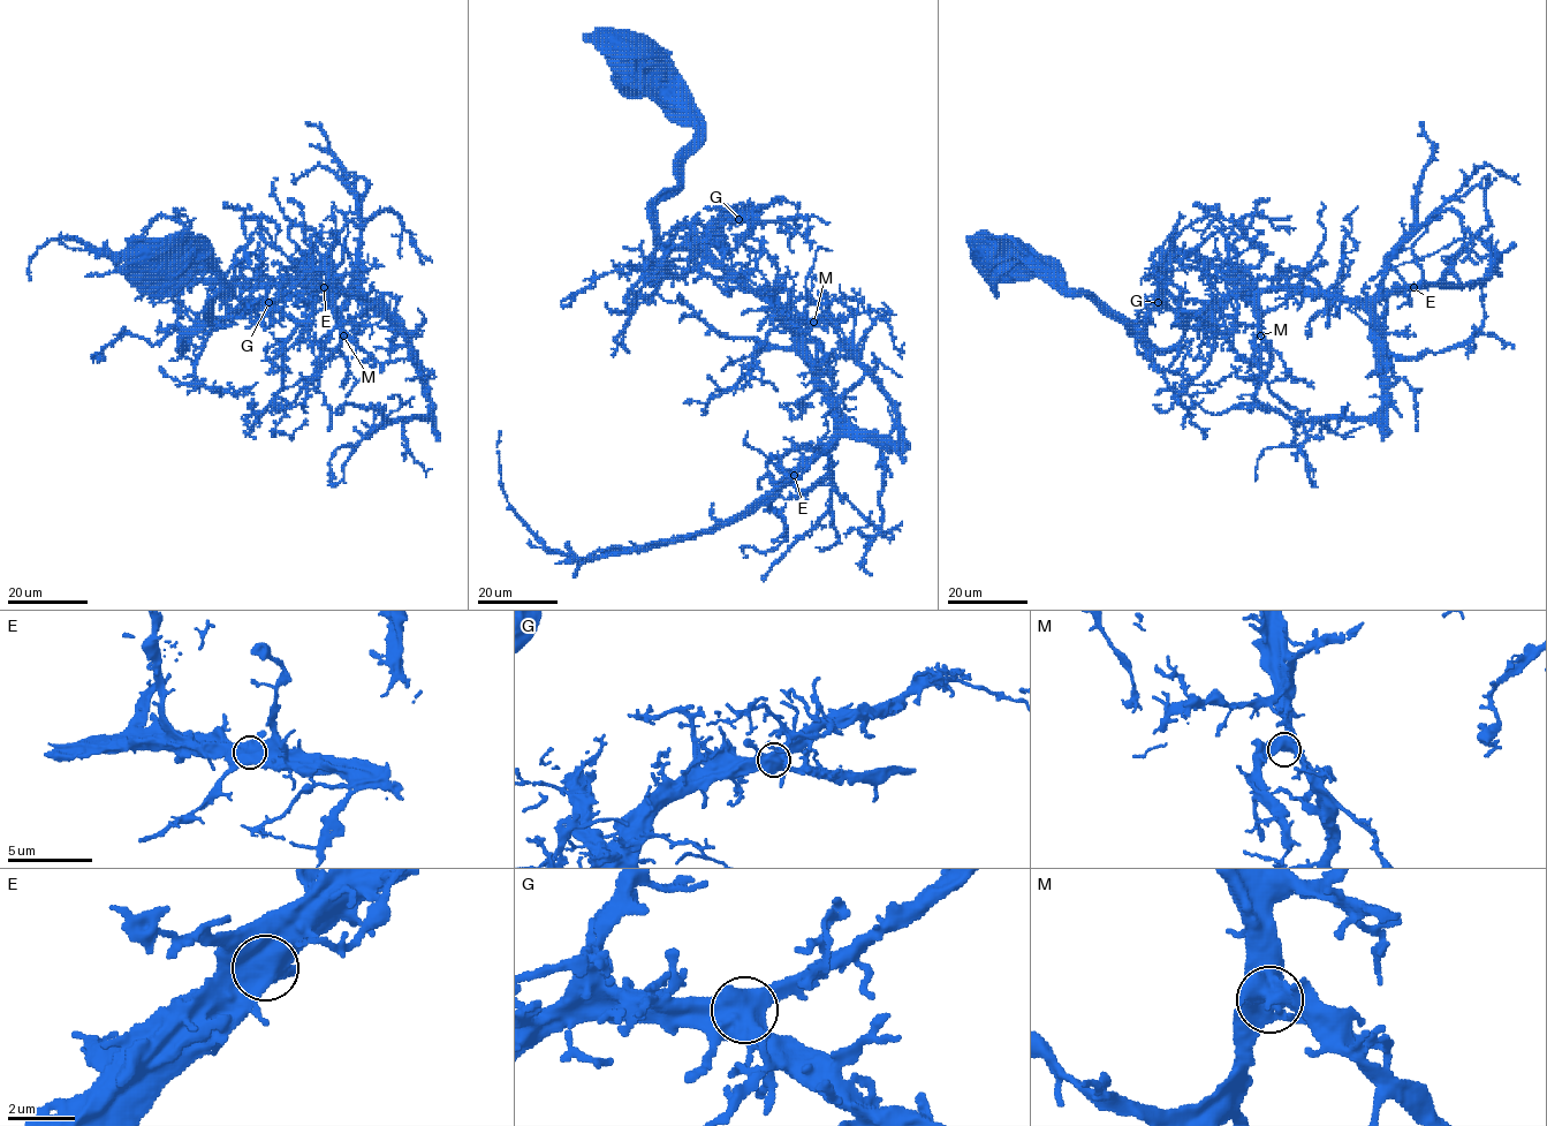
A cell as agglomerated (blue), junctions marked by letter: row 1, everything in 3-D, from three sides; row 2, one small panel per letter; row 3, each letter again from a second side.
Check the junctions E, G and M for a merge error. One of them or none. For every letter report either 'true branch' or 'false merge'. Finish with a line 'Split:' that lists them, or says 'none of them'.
E: true branch
G: true branch
M: true branch
Split: none of them

